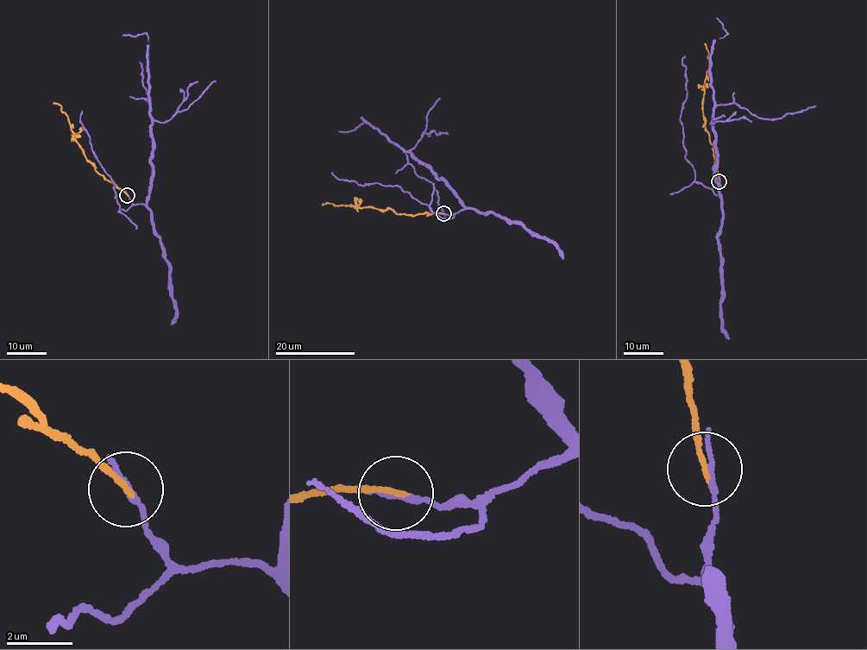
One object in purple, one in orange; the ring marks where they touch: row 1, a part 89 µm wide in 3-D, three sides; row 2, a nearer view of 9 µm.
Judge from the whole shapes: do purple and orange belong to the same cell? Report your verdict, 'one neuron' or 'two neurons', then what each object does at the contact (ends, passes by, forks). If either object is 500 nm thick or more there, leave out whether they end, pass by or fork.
two neurons; purple ends; orange ends

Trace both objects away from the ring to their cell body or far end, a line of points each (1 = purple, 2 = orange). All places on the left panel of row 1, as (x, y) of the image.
1: (127, 194), (135, 205), (147, 202), (153, 178), (153, 135), (148, 92), (148, 36), (143, 34), (122, 35)
2: (127, 195), (87, 160), (74, 137), (67, 116), (61, 110), (61, 106), (53, 102)

